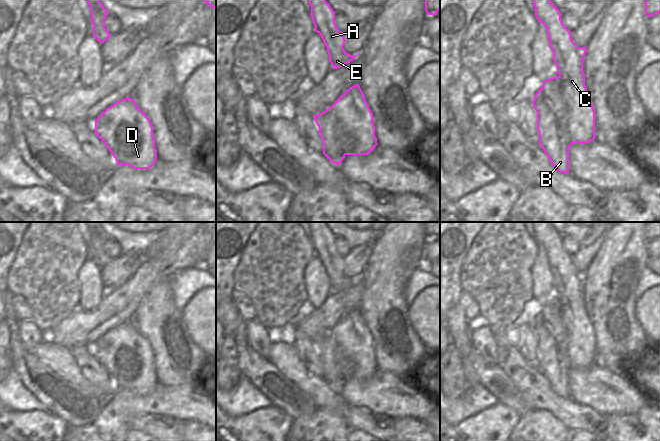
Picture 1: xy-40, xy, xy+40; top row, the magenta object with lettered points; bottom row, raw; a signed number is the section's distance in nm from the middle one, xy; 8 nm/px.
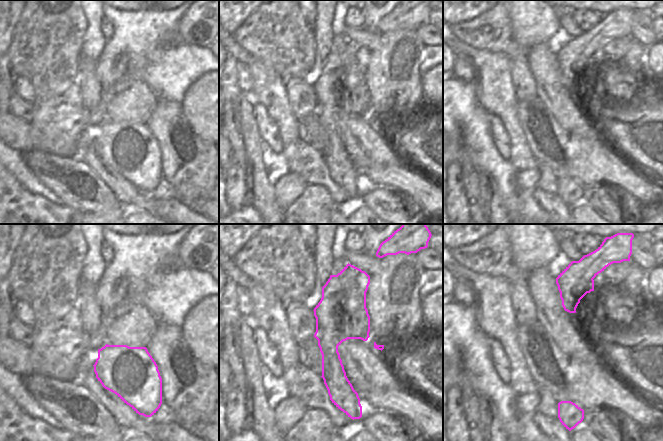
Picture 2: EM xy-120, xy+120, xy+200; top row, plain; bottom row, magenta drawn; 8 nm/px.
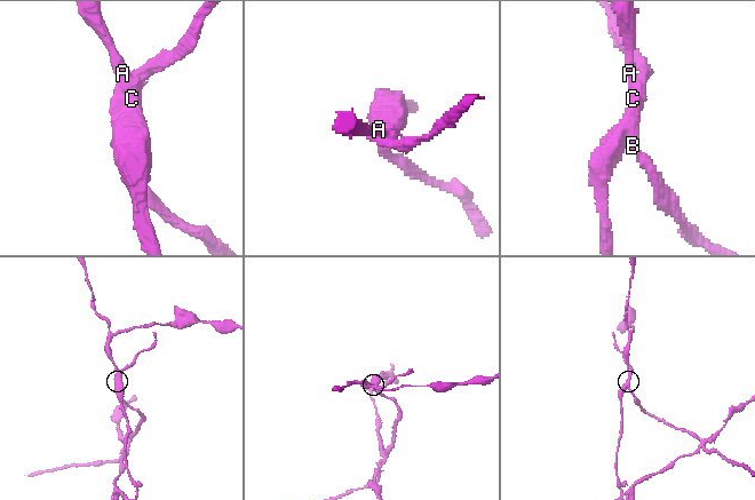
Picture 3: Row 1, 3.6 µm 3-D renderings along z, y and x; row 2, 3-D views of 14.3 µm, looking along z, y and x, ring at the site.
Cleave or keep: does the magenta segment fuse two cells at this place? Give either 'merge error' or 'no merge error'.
merge error

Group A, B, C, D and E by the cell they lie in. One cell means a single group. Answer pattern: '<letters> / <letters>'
A C D E / B

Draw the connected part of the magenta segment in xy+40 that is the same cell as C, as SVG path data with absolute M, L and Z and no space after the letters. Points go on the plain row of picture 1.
M532 222L535 232L535 240L542 247L549 262L549 268L553 276L553 285L557 290L557 297L563 304L563 322L567 328L565 344L568 346L571 368L590 367L595 363L595 334L591 322L585 310L585 298L583 296L583 284L587 271L578 271L571 262L571 255L563 248L561 236L549 222Z

